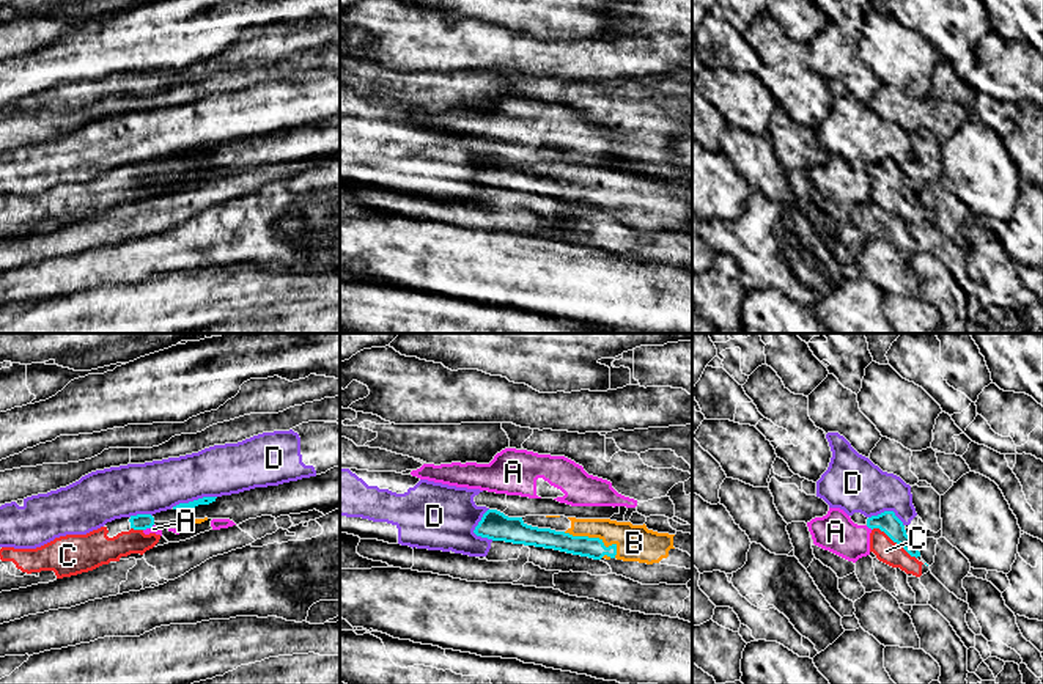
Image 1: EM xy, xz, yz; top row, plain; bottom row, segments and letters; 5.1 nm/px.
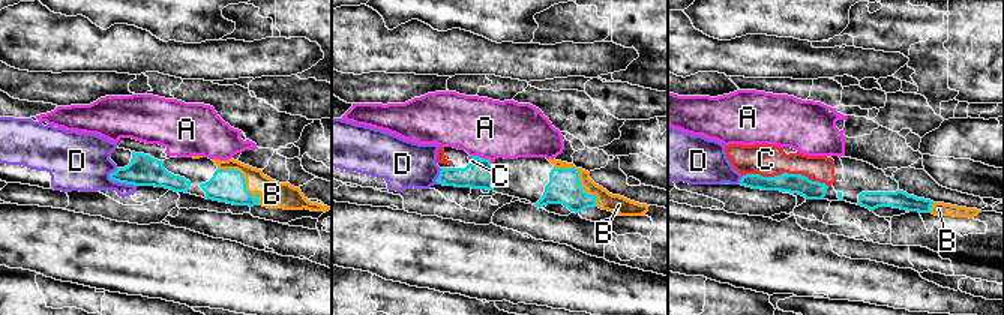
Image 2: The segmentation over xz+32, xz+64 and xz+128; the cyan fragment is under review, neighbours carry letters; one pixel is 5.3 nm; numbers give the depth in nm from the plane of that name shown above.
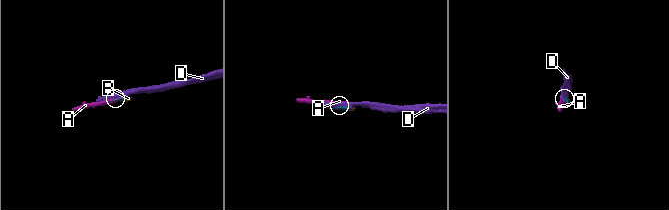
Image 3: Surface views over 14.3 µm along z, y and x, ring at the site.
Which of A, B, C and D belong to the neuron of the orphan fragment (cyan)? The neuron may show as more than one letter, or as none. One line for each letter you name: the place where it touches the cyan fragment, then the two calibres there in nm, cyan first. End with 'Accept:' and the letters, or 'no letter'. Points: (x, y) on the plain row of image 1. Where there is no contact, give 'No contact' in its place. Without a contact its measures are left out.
B: Touches cyan at xz (593, 186). Thickness 110 nm (cyan) against 190 nm
C: Touches cyan at yz (894, 189). Thickness 110 nm (cyan) against 120 nm
Accept: B, C

